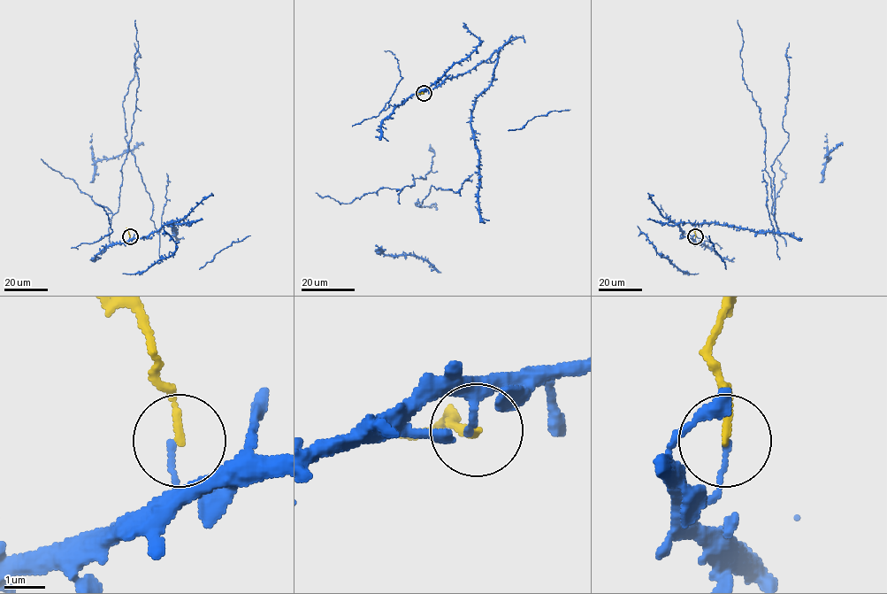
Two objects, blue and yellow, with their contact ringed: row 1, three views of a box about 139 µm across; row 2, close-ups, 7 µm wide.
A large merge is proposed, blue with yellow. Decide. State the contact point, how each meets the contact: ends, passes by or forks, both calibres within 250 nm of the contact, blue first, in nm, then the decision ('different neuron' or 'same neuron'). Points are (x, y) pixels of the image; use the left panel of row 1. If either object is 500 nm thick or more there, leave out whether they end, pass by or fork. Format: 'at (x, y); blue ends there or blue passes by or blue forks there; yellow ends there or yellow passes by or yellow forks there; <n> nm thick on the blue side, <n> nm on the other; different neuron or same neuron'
at (130, 236); blue ends there; yellow ends there; 140 nm thick on the blue side, 180 nm on the other; different neuron

